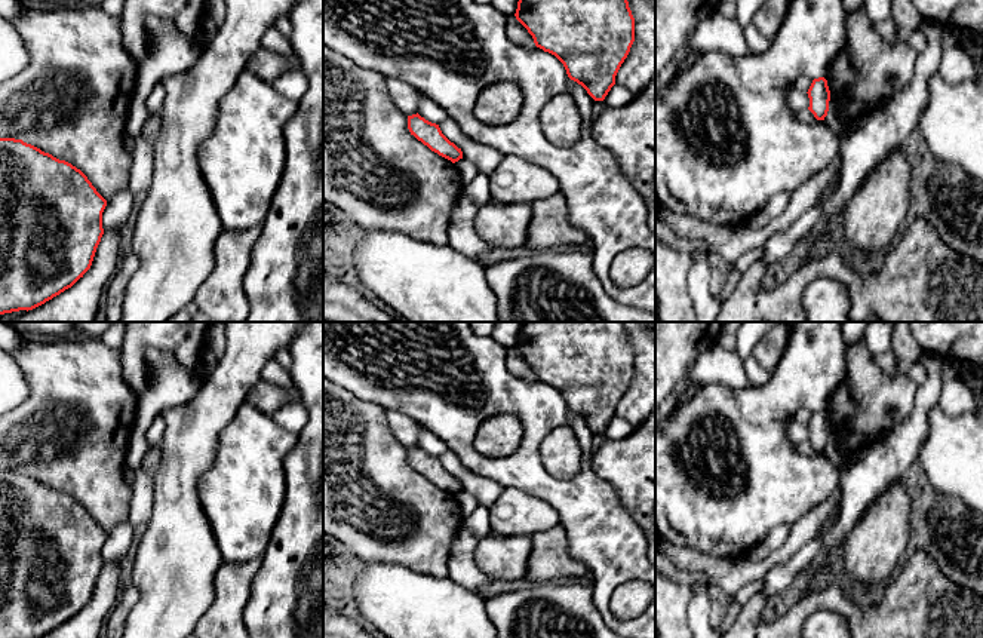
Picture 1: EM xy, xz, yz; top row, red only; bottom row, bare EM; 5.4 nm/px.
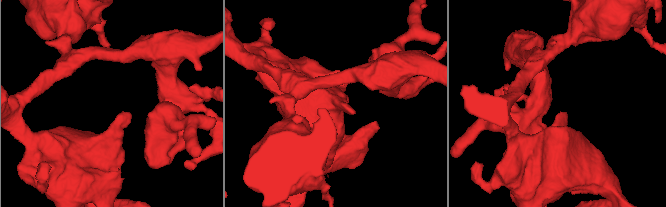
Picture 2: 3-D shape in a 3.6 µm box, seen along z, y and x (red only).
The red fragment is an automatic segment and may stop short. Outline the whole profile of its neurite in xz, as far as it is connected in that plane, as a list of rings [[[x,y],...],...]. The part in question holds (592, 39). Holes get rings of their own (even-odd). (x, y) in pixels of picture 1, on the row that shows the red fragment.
[[[519,0],[516,19],[532,36],[537,47],[555,55],[571,80],[581,85],[595,101],[603,101],[635,42],[635,18],[627,0]]]

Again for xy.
[[[0,138],[0,315],[33,310],[90,269],[104,234],[107,200],[65,160],[15,138]]]

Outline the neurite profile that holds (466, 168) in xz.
[[[460,159],[454,163],[460,175],[463,177],[464,184],[470,182],[477,174],[477,168],[467,159]]]

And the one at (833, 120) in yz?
[[[830,98],[829,101],[829,111],[827,116],[824,117],[824,125],[829,126],[838,137],[842,137],[847,123],[842,120],[839,114],[839,107],[835,99]]]

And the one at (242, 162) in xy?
[[[243,70],[221,99],[214,134],[199,148],[199,165],[222,230],[261,227],[280,184],[283,129],[298,102]]]

